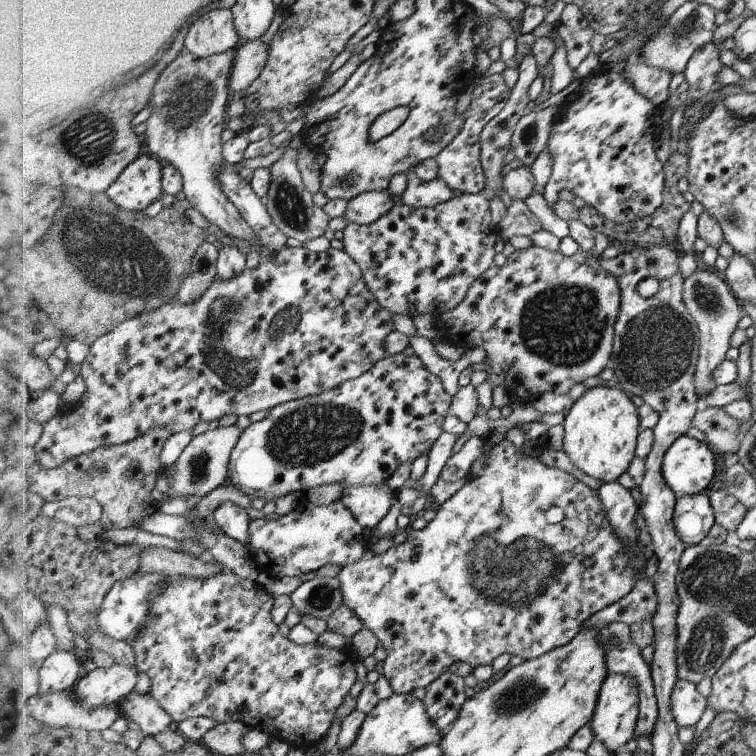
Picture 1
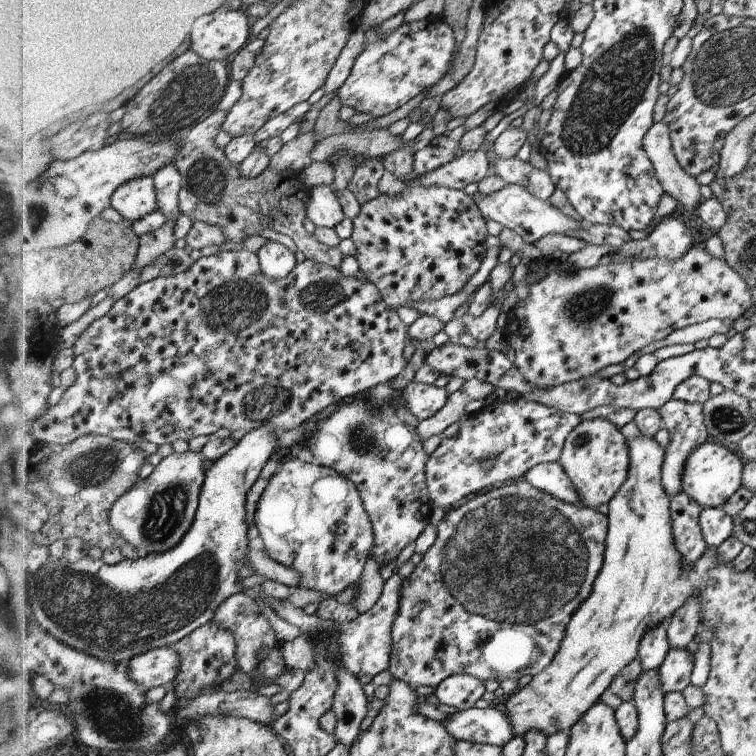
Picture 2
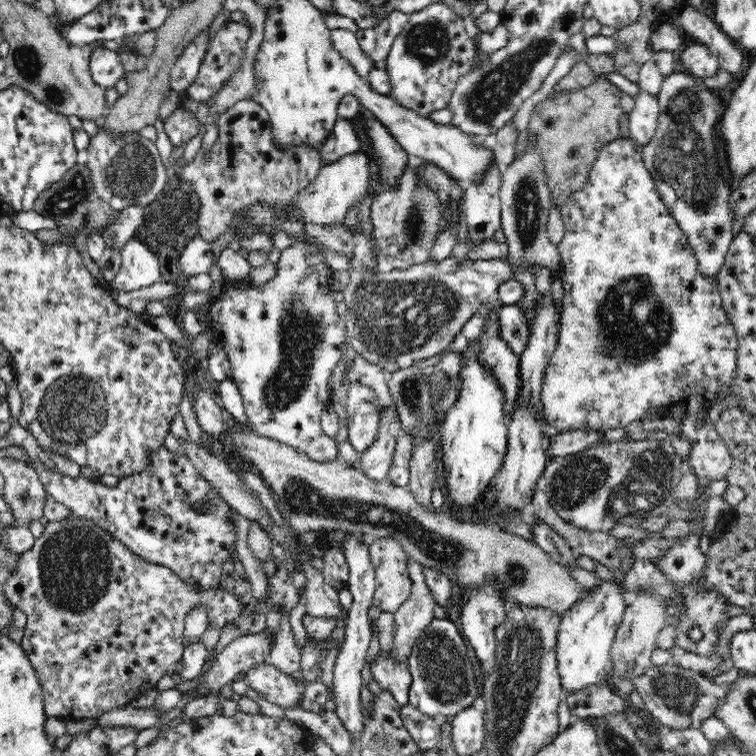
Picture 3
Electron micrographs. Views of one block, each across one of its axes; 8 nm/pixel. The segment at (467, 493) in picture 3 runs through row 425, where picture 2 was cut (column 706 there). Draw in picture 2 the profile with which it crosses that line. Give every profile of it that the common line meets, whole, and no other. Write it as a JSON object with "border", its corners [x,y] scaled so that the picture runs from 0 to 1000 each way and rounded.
{"border":[[[934,585],[915,595],[905,611],[901,635],[902,649],[913,655],[931,672],[952,671],[981,643],[981,608],[950,586]]]}

